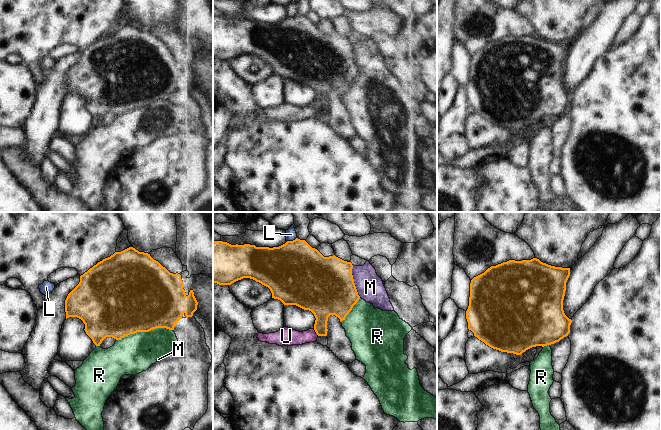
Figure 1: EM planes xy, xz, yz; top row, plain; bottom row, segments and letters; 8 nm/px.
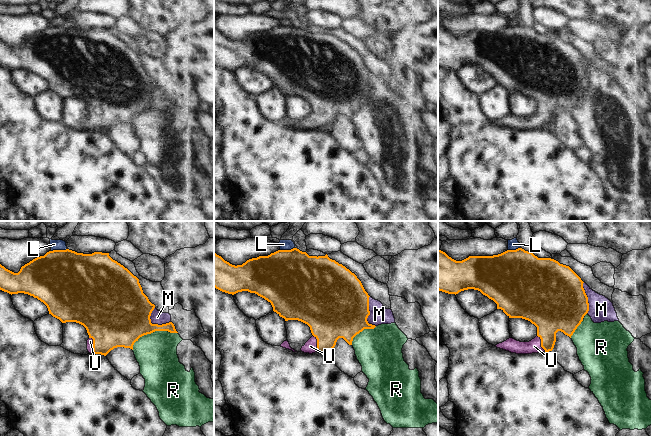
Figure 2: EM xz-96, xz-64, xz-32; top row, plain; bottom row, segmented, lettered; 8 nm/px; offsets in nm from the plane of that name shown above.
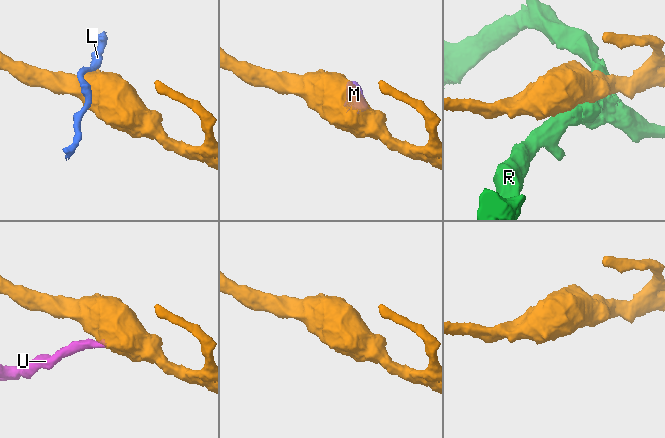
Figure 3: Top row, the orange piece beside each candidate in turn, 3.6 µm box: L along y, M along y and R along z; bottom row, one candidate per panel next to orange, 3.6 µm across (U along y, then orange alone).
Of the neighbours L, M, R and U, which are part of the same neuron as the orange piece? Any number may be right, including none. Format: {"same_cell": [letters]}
{"same_cell": ["U"]}

